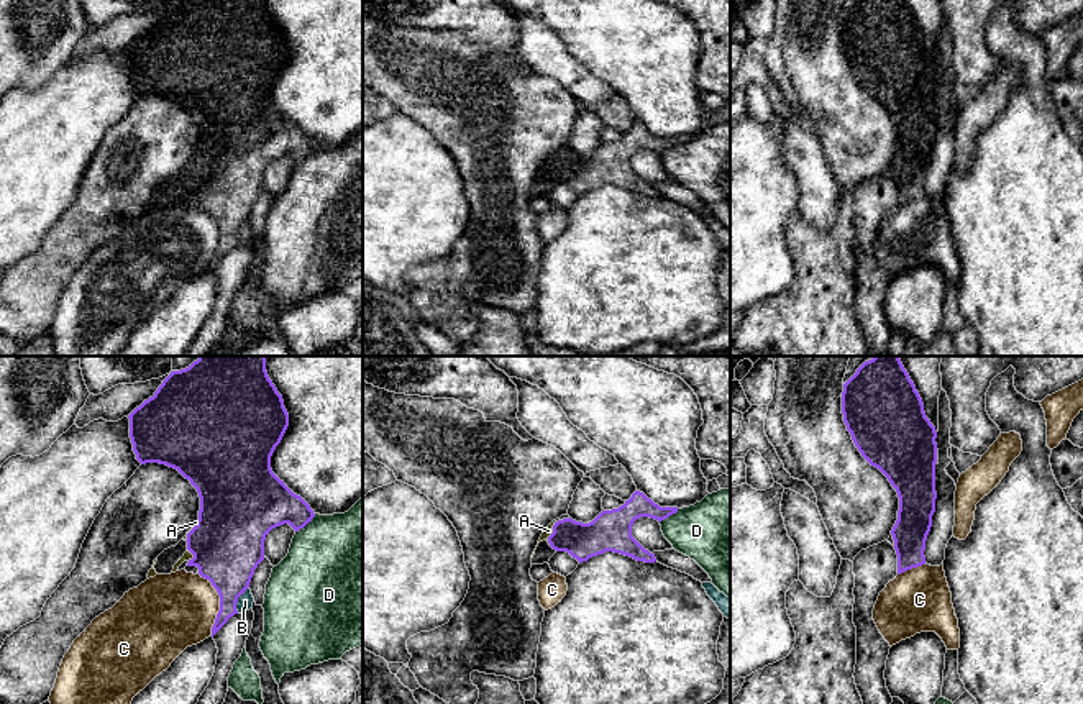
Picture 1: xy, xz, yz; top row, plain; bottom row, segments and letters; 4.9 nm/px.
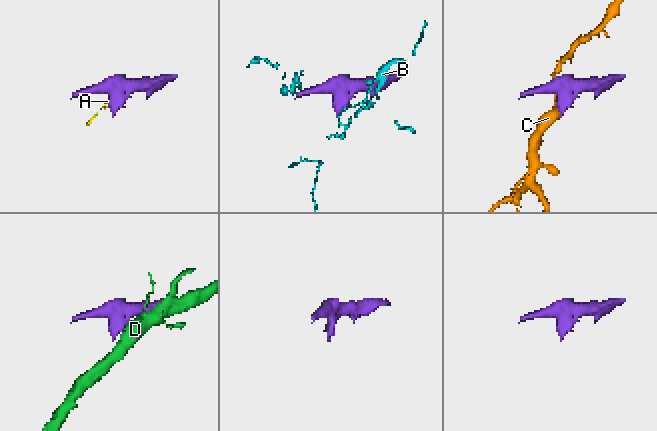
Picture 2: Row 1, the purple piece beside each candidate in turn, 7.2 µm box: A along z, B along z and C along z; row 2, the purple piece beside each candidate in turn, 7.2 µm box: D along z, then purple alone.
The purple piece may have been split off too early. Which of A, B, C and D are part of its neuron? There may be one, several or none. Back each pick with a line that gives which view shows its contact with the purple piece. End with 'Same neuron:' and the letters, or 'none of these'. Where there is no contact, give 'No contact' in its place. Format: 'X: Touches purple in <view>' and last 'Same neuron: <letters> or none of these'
A: Touches purple in xz
Same neuron: A

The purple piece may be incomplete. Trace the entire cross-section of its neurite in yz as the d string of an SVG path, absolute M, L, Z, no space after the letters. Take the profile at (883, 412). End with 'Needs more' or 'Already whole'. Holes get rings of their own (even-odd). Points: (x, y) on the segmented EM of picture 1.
M899 356L865 361L843 384L842 414L861 456L878 468L899 497L898 520L891 530L898 555L898 574L925 565L925 540L935 512L937 432Z. Already whole

